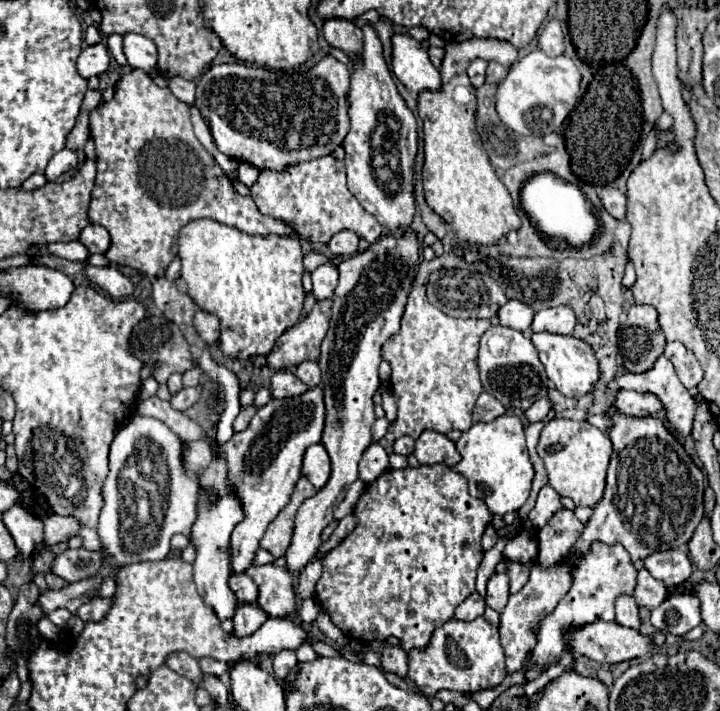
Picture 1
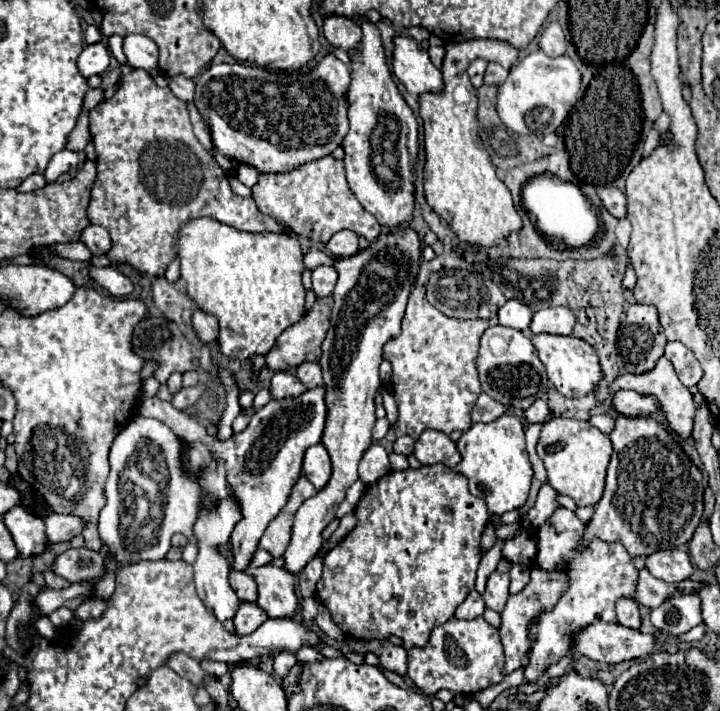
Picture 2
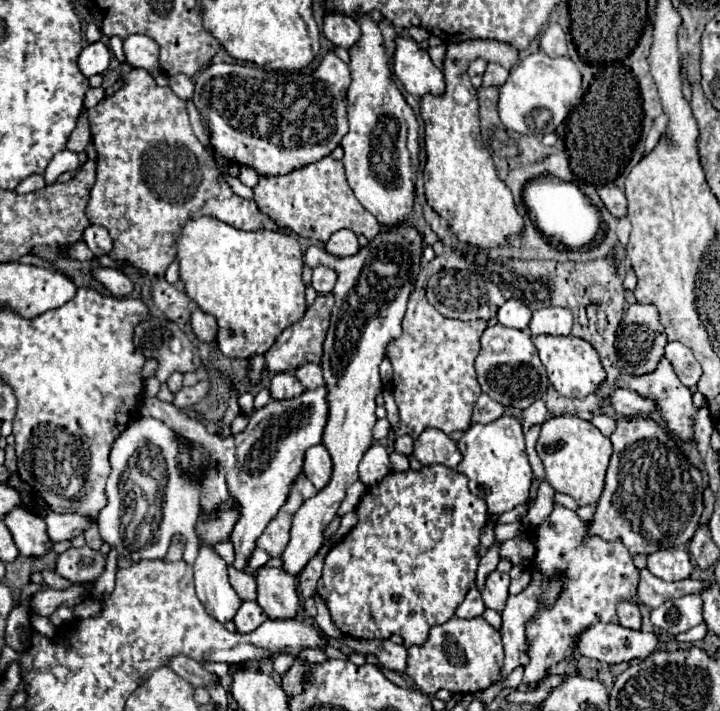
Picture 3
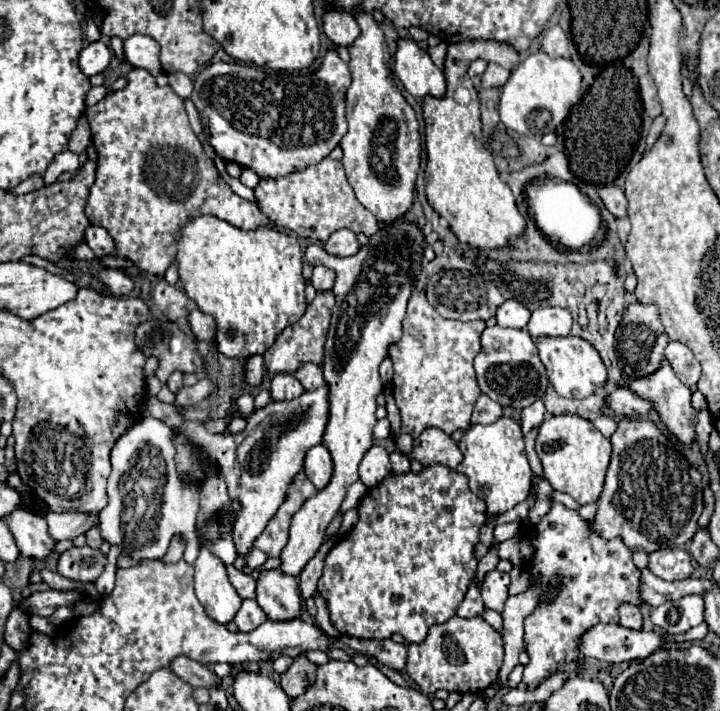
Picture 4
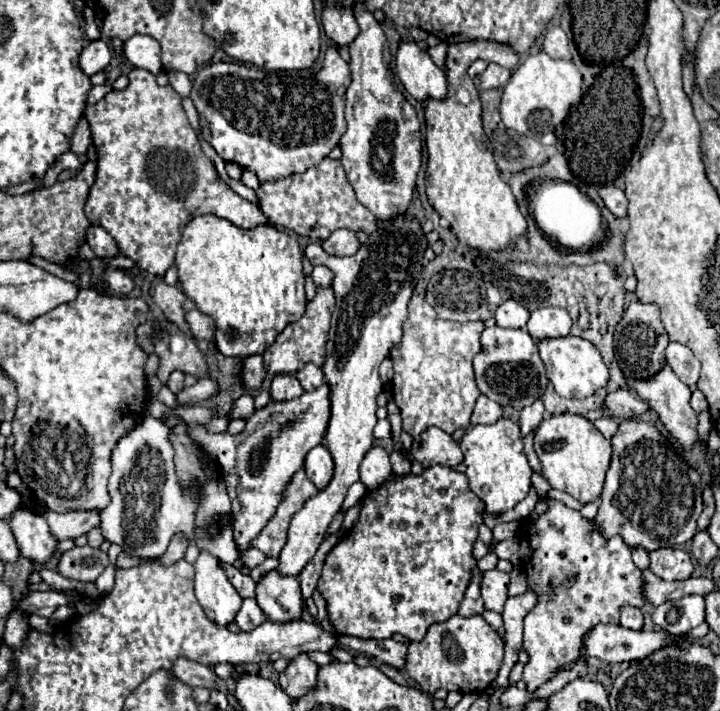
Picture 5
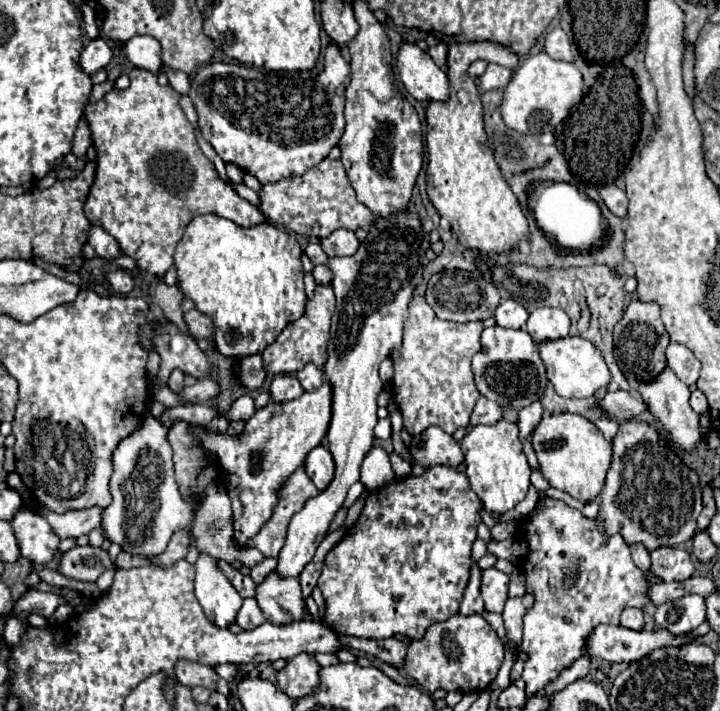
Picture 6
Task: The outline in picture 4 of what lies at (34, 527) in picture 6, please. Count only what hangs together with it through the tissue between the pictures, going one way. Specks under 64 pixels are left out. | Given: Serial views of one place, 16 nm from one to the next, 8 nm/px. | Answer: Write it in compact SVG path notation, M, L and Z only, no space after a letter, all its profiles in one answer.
M16 508L4 518L4 522L8 524L22 556L42 560L52 552L54 540L50 538L46 520L42 516L36 516L24 508Z

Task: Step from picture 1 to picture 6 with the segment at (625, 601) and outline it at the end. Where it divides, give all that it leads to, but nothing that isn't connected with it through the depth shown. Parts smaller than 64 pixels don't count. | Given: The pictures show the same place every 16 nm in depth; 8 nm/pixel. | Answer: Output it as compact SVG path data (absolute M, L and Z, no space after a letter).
M624 608L620 624L624 628L630 628L630 630L642 630L642 626L644 626L642 610L638 610L638 608Z

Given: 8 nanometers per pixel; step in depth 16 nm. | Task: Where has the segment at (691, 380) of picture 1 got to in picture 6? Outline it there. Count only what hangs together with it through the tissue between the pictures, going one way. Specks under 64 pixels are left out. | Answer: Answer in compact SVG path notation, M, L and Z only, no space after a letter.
M670 342L666 348L666 360L668 366L674 370L674 374L684 382L684 384L696 384L698 376L700 376L700 362L696 360L696 356L692 354L690 348L678 344L678 342Z

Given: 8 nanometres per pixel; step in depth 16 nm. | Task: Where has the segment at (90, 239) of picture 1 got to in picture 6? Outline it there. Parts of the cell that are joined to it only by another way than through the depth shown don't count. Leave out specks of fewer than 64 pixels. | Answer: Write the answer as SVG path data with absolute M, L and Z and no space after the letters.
M92 226L88 230L88 244L96 250L96 254L100 258L118 258L120 256L118 242L108 232L104 232L104 228L100 228L100 226Z

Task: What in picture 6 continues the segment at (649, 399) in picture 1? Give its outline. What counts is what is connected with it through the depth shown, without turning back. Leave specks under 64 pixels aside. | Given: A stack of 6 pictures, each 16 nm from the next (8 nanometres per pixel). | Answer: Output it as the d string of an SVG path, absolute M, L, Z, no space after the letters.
M626 390L606 392L604 398L600 400L600 406L602 410L608 412L610 418L616 418L616 420L630 420L648 410L648 404L644 404L644 400L634 398Z

